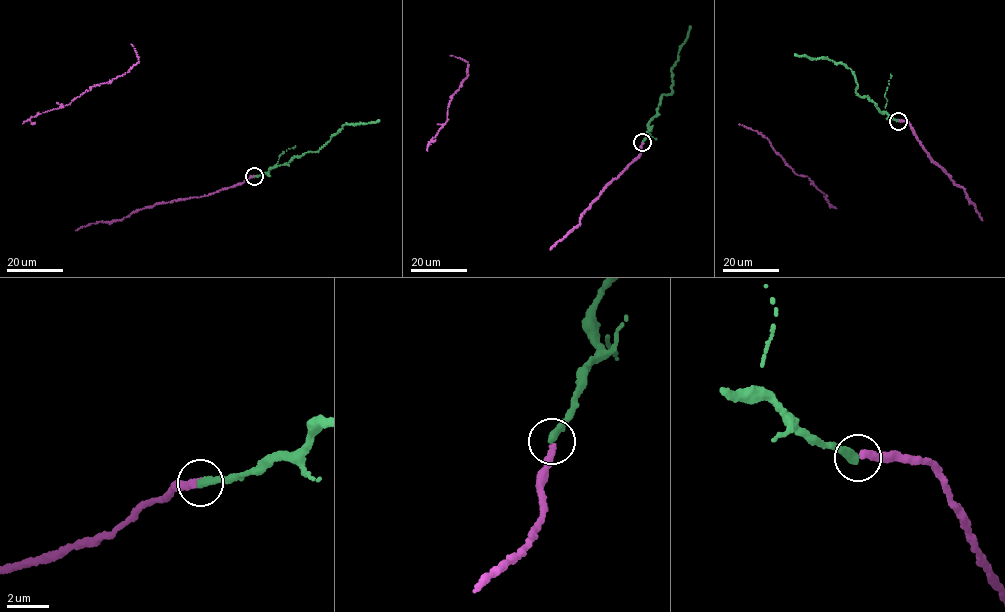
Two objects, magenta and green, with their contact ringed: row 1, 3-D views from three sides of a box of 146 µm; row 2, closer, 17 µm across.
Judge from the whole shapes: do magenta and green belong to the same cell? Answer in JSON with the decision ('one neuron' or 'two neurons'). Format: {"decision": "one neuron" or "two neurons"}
{"decision": "one neuron"}

